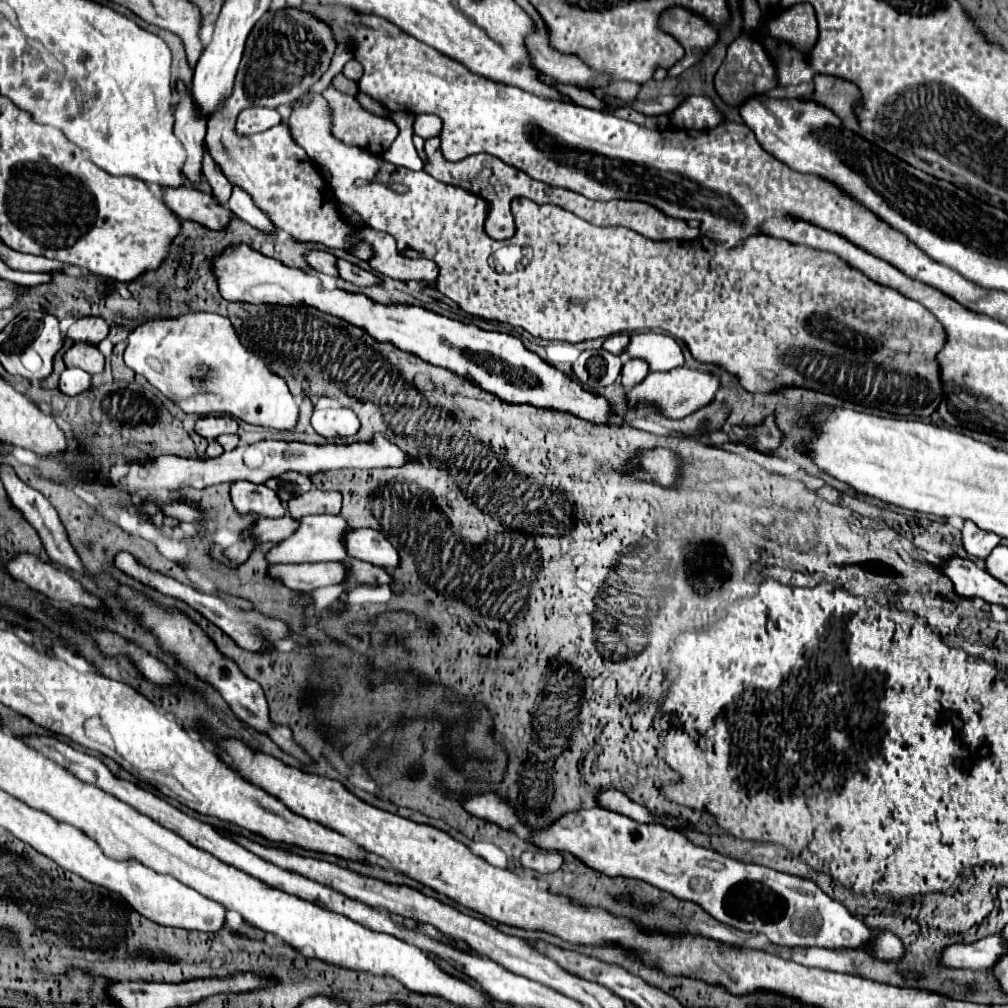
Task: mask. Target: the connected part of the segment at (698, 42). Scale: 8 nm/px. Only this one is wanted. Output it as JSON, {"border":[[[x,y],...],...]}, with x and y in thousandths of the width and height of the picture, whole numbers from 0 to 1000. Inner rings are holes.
{"border":[[[667,6],[665,10],[661,10],[661,14],[657,14],[655,26],[661,30],[661,34],[673,38],[675,46],[681,50],[679,58],[675,58],[663,69],[663,77],[677,73],[683,65],[692,62],[698,56],[700,48],[712,40],[712,34],[706,24],[700,22],[700,18],[681,10],[679,6]]]}

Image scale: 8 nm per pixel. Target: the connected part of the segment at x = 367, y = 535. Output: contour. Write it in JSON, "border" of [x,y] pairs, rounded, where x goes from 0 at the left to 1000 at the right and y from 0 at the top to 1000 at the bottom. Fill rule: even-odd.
{"border":[[[369,524],[347,526],[343,532],[343,546],[349,554],[381,562],[385,565],[391,565],[391,562],[397,558],[395,546],[391,546],[391,542]]]}

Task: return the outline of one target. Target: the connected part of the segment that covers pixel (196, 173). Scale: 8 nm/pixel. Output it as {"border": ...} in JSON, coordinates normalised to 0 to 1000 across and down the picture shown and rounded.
{"border":[[[177,81],[179,89],[179,109],[175,111],[175,135],[181,141],[187,159],[183,163],[183,175],[196,183],[200,181],[200,153],[202,153],[202,135],[204,135],[204,121],[200,117],[192,117],[192,103],[188,91]]]}

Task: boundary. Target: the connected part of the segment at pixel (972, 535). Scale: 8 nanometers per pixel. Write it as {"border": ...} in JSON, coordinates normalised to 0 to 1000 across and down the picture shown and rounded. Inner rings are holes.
{"border":[[[958,516],[956,524],[954,524],[954,532],[956,532],[958,548],[968,554],[974,554],[974,556],[992,540],[990,530],[970,526],[970,522],[966,522],[966,518],[962,518],[962,516]]]}

